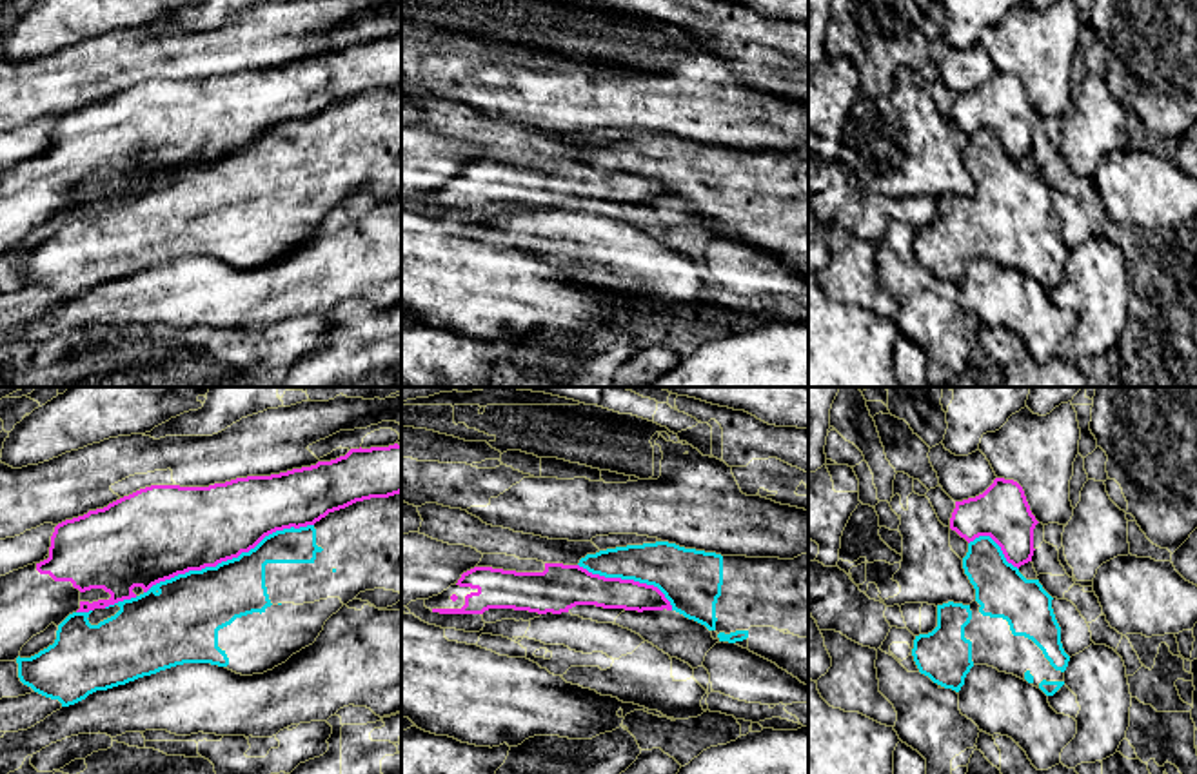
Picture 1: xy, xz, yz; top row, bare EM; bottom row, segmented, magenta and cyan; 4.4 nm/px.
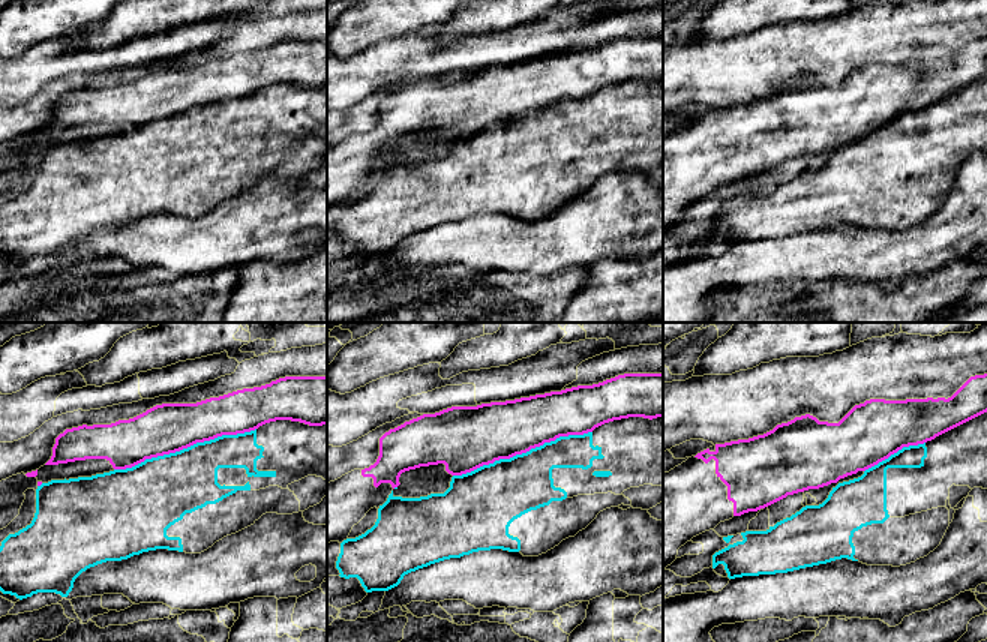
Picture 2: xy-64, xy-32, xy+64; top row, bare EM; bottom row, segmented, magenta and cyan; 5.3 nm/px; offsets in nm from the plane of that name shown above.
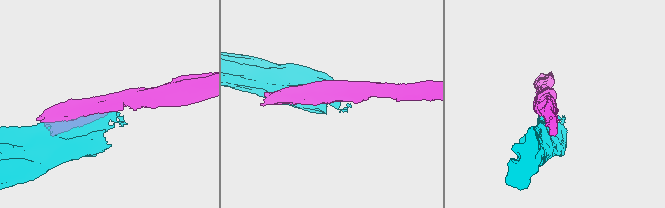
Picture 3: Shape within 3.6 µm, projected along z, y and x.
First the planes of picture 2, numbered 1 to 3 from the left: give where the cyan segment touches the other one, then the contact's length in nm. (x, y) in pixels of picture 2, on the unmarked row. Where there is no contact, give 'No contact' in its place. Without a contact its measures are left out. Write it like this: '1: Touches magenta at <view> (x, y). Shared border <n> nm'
1: Touches magenta at xy-64 (185, 111). Shared border 800 nm
2: Touches magenta at xy-32 (522, 116). Shared border 800 nm
3: Touches magenta at xy+64 (894, 116). Shared border 360 nm

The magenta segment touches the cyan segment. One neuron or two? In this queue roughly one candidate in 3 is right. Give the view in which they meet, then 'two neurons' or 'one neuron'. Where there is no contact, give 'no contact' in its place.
xy | two neurons

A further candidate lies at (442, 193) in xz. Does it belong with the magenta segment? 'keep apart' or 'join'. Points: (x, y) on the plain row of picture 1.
join

